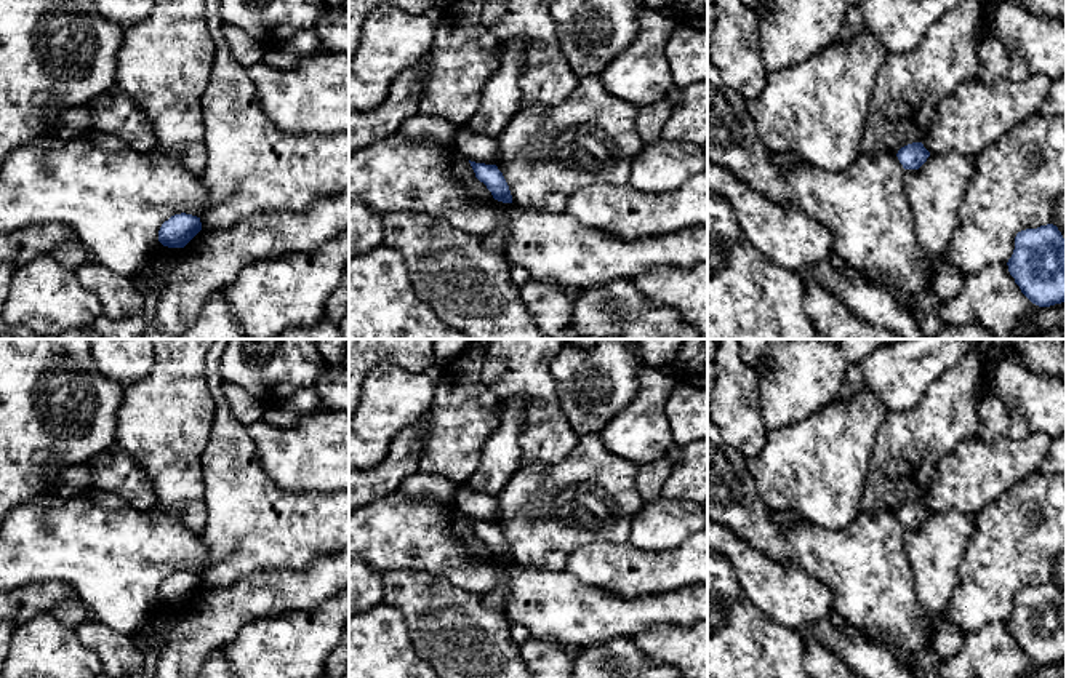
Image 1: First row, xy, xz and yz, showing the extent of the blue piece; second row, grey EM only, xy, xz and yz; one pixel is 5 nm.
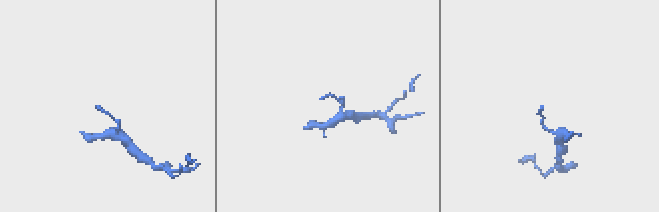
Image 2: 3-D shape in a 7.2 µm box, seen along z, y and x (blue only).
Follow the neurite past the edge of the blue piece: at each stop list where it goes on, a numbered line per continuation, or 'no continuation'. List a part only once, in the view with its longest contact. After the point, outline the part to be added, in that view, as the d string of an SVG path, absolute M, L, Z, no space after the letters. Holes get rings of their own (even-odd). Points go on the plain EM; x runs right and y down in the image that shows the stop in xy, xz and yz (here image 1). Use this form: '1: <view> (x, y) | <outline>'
no continuation

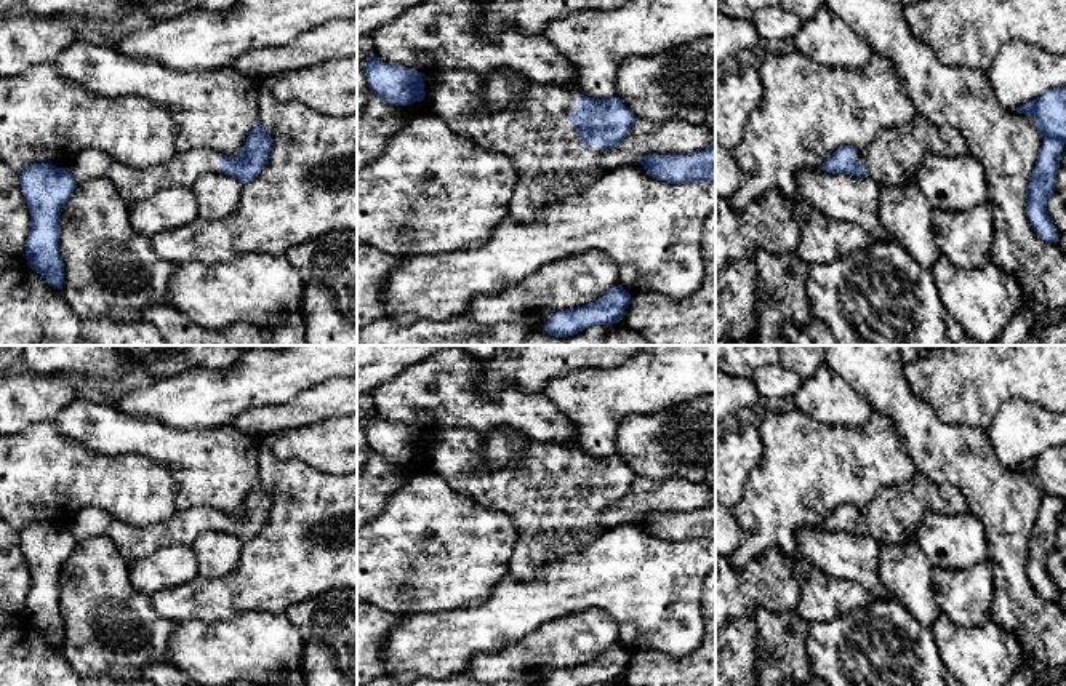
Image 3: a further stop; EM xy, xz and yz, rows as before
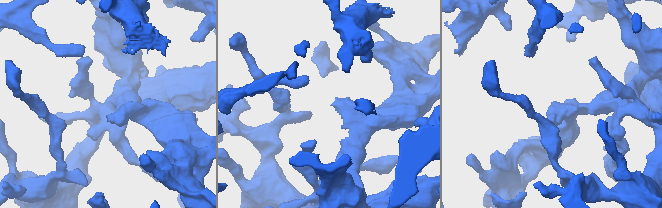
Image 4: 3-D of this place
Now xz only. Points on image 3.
1: xz (553, 520) | M439 429L432 432L429 449L431 472L440 477L456 494L475 504L509 515L519 540L511 560L509 576L533 579L541 568L595 542L605 529L599 524L600 504L586 504L578 486L567 477L578 464L578 453L555 443L530 443L527 453L511 464L490 469L485 464L485 443L490 430Z

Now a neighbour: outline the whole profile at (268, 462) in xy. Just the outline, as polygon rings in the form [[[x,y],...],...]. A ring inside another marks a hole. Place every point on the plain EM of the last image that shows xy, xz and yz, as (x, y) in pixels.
[[[277,433],[259,441],[259,481],[272,497],[271,512],[251,539],[243,542],[238,566],[227,576],[208,579],[197,576],[184,585],[163,588],[150,596],[150,606],[166,620],[224,620],[246,612],[285,614],[290,606],[331,590],[357,588],[357,472],[331,475],[301,461],[280,461],[272,446]]]

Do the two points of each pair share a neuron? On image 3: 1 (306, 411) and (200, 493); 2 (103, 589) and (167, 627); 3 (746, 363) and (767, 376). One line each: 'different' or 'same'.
1: different
2: same
3: different

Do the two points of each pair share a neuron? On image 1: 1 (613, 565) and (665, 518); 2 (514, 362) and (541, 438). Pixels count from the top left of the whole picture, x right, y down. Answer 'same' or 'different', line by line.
1: different
2: same

